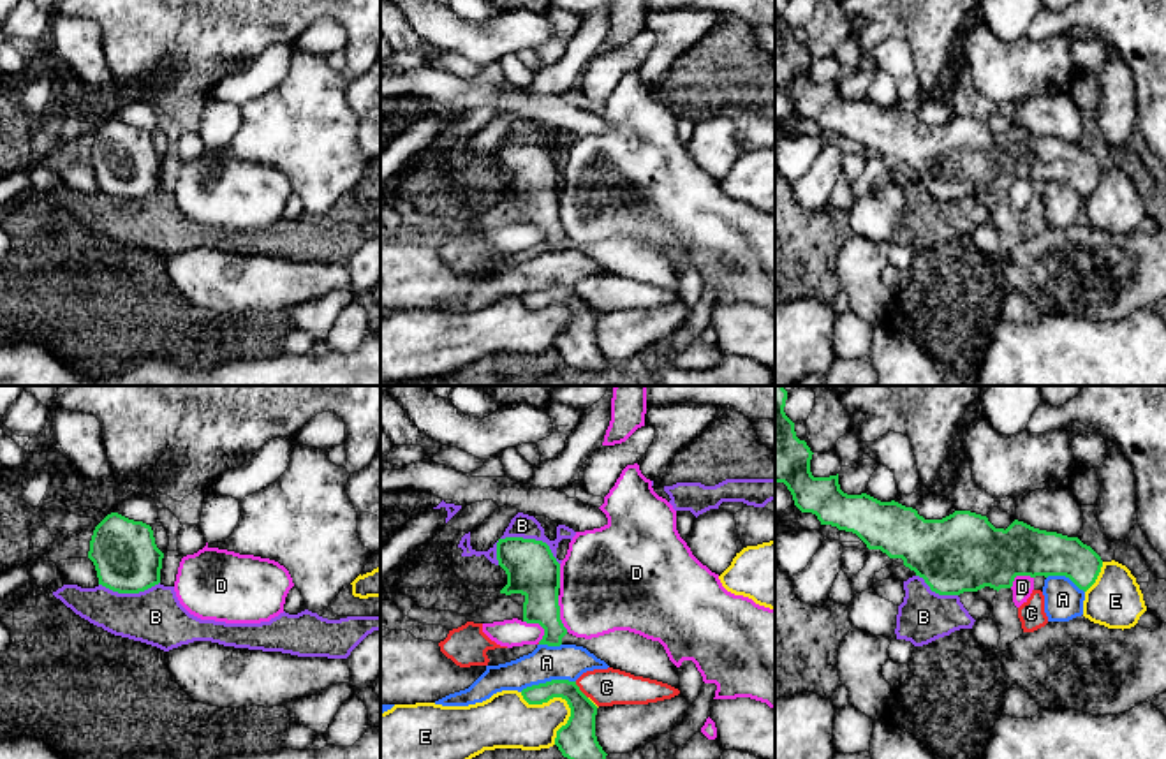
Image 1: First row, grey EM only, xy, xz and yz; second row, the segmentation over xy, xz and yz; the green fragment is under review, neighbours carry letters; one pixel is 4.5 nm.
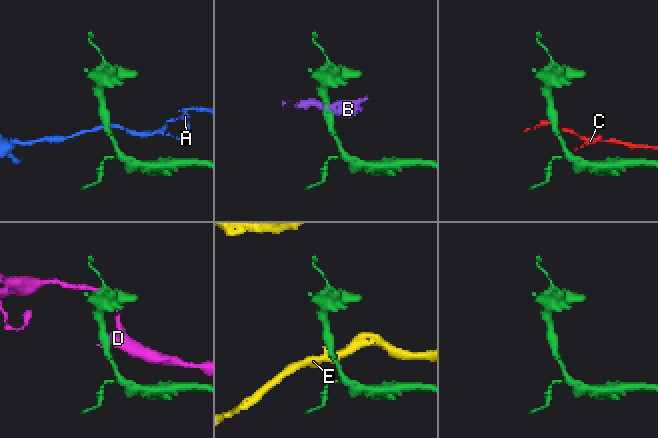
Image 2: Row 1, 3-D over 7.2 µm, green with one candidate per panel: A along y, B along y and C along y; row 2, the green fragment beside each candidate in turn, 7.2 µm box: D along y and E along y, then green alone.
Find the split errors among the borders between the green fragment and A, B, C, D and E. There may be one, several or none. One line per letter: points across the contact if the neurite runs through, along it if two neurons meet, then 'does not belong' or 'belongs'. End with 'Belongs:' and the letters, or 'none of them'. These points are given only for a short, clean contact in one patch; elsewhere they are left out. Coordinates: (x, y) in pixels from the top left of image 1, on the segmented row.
A: border along xz (575, 680), (546, 680), (520, 691); does not belong
B: border along xz (495, 543), (506, 537), (541, 539), (559, 564); does not belong
C: border along xz (575, 682), (587, 698); does not belong
D: does not belong
E: does not belong
Belongs: none of them

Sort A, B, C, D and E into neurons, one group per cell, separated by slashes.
A / B / C / D / E

